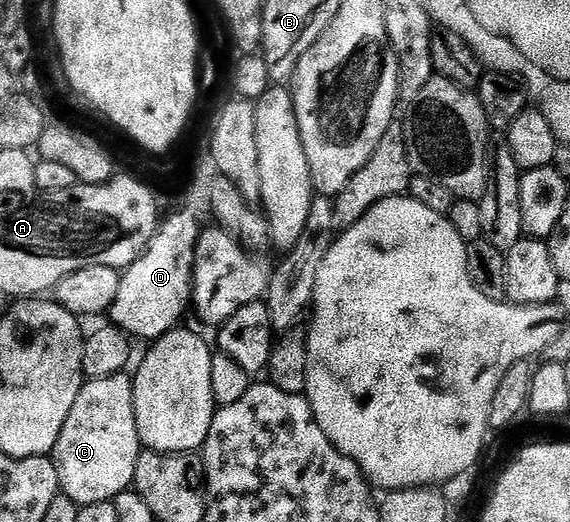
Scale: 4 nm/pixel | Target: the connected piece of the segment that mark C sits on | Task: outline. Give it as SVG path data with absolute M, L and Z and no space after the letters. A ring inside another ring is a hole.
M132 377L88 379L55 443L53 459L62 495L80 506L114 501L134 485L140 451Z

